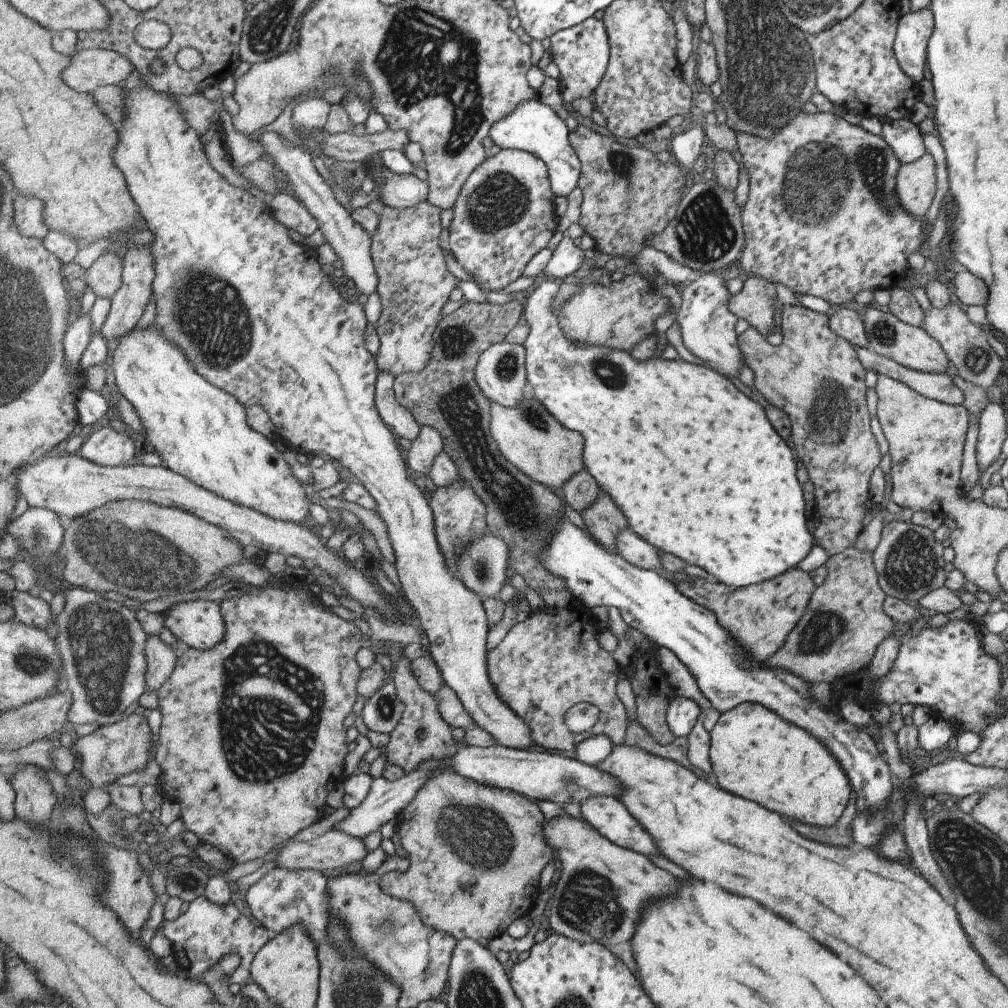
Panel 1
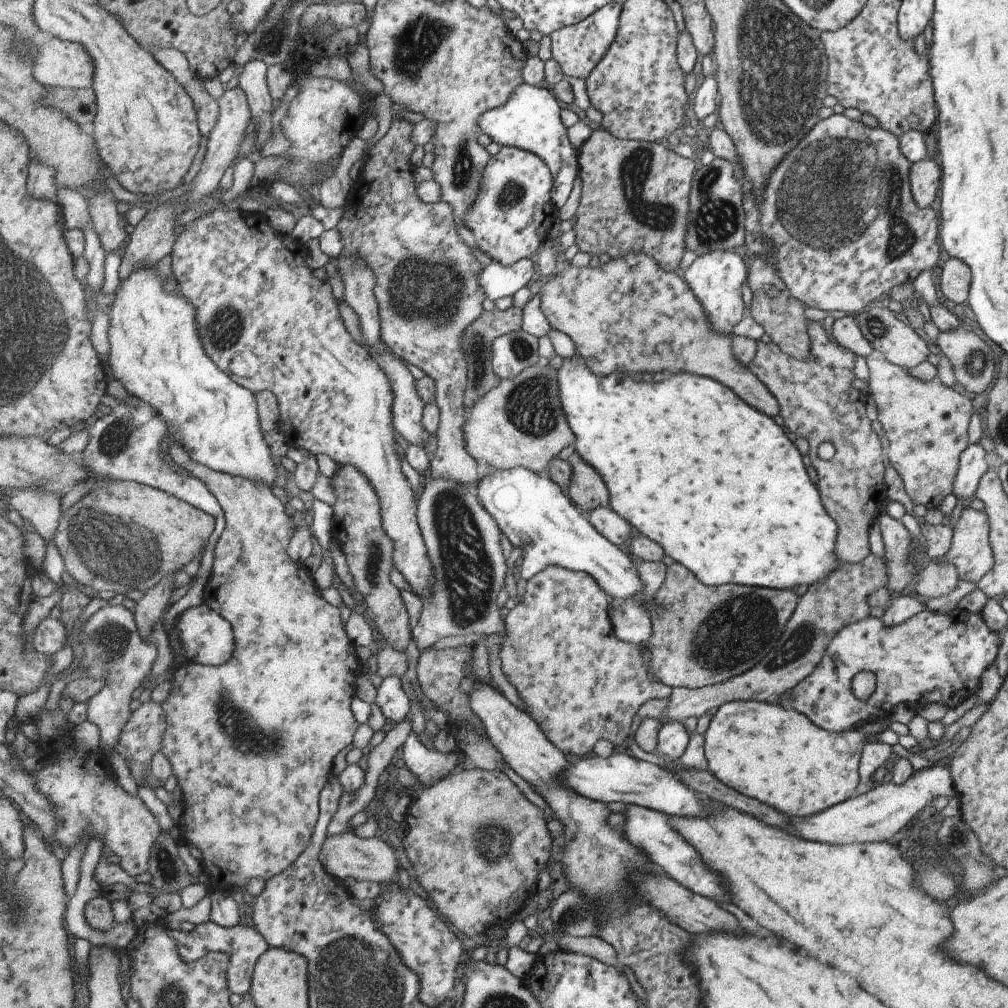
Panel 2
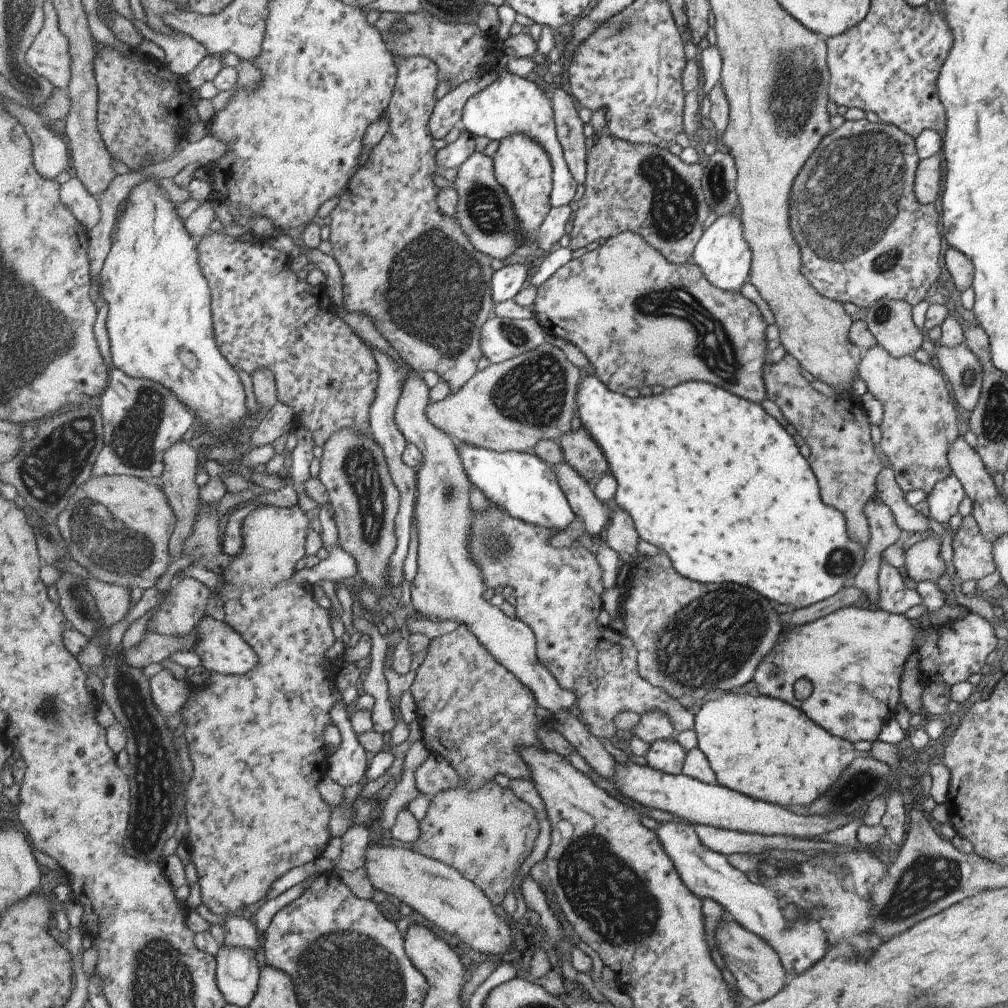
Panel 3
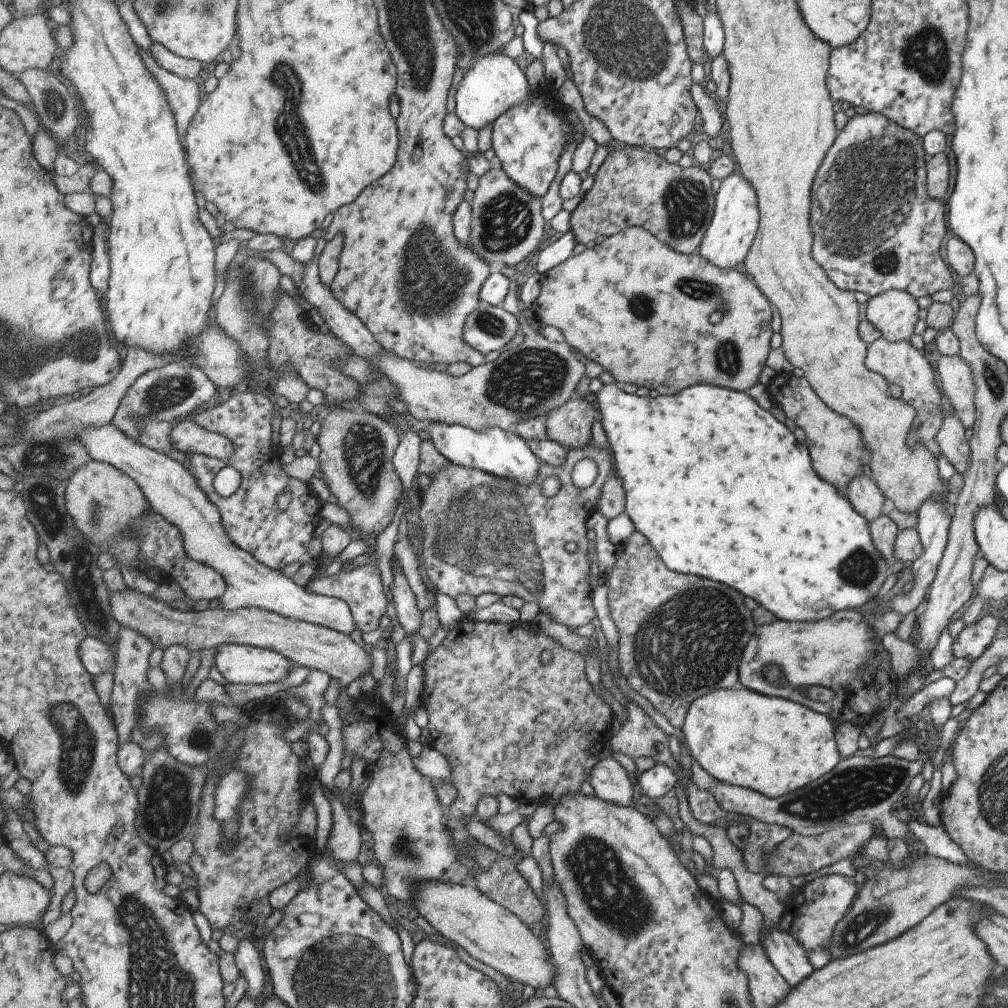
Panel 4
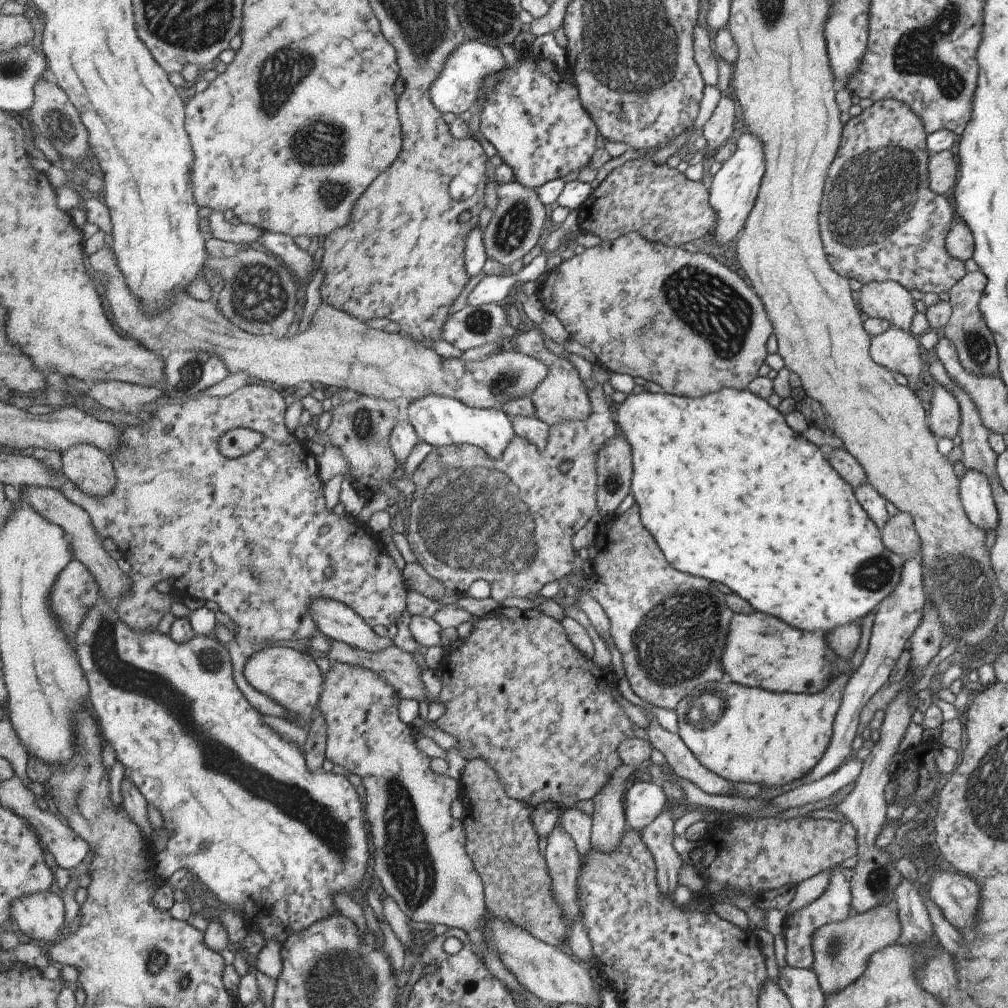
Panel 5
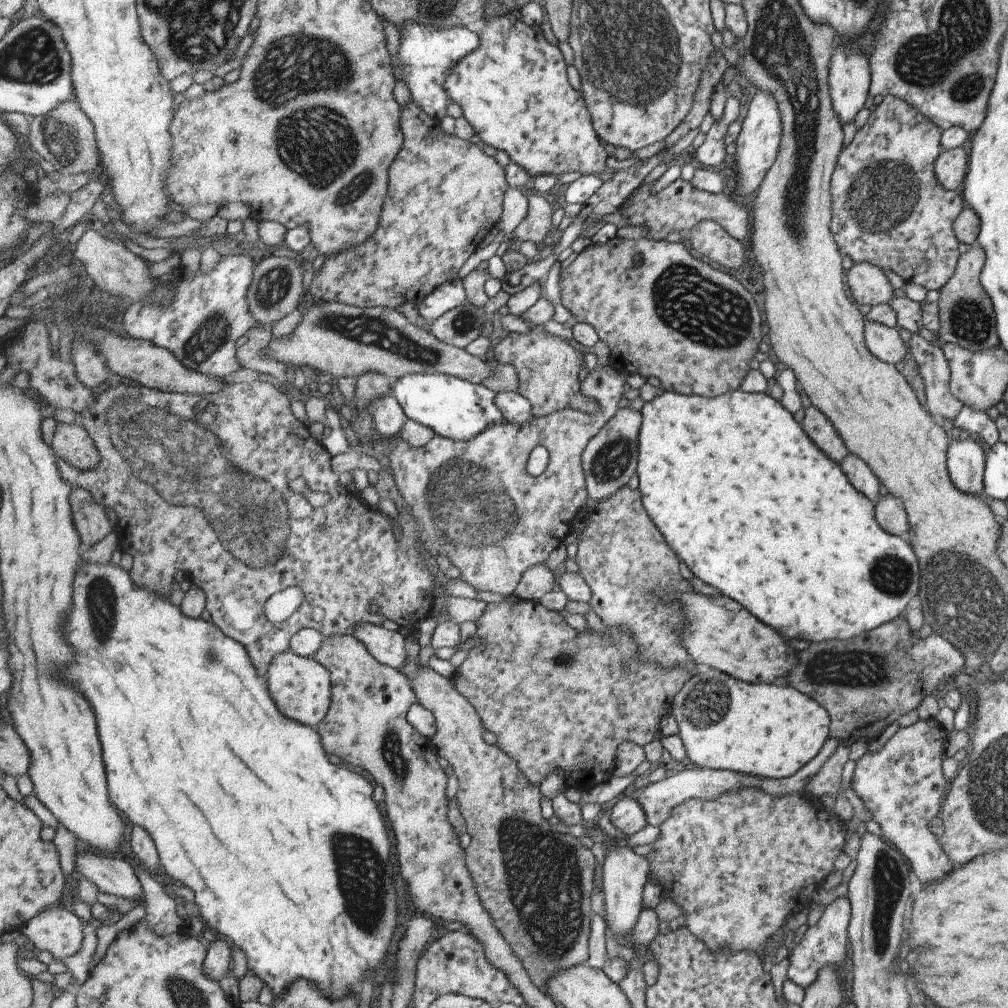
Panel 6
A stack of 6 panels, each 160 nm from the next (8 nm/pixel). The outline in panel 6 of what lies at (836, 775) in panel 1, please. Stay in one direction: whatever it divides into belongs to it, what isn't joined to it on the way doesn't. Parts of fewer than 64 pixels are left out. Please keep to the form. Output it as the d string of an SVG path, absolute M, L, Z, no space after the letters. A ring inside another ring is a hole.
M701 668L701 674L694 674L689 677L683 686L673 696L672 704L670 706L670 713L673 716L678 726L678 737L681 739L684 746L684 753L689 759L691 764L695 766L705 767L706 769L721 769L724 771L733 771L736 773L743 773L746 775L757 775L758 777L782 779L790 777L795 774L803 765L806 765L821 748L821 745L828 738L828 728L830 720L827 711L814 700L811 700L810 696L805 696L805 693L801 694L796 688L792 686L777 686L773 683L765 684L745 684L743 681L738 681L728 674L719 672L715 669Z

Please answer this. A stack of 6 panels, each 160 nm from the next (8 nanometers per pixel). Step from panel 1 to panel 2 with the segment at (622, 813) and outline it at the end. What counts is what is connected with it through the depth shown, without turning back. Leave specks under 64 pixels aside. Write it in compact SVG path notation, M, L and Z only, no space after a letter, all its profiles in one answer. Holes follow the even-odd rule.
M627 805L623 810L623 824L621 824L621 832L623 838L635 846L649 862L653 862L655 866L661 866L661 870L671 876L673 880L677 880L683 888L689 888L691 892L699 894L699 896L709 896L715 900L727 900L723 888L717 886L717 878L709 876L709 872L705 872L701 868L701 860L697 856L697 852L685 844L673 830L671 826L667 826L667 816L661 812L656 812L637 805Z

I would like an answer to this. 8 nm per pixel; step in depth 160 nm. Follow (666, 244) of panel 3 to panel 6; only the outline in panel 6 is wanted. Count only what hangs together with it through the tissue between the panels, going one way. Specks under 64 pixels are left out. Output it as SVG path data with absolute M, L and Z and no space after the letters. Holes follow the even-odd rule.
M676 178L663 189L656 193L649 192L650 184L639 185L632 190L628 197L620 204L621 214L626 218L629 226L641 226L646 228L647 239L661 241L669 232L678 230L690 230L702 221L713 221L718 224L729 236L739 242L750 235L750 215L747 214L742 203L736 203L733 196L725 193L710 193L694 188L689 181Z

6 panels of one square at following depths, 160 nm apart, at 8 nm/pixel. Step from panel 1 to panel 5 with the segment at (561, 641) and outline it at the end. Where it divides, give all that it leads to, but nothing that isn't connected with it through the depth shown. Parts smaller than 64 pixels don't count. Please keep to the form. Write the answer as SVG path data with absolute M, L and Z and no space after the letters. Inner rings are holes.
M596 363L592 366L592 372L597 381L597 386L591 392L588 392L588 399L592 405L590 415L582 421L564 422L550 427L550 439L547 448L542 451L527 439L517 436L500 459L491 458L488 453L477 445L467 444L433 447L431 452L429 452L419 468L417 468L413 478L411 478L413 480L413 486L410 490L415 492L415 500L413 500L411 508L409 508L409 526L406 529L407 534L405 537L409 542L416 560L427 569L427 572L434 579L440 580L450 590L463 593L467 593L467 590L471 588L471 584L475 580L483 579L490 585L490 597L498 602L505 600L505 598L511 598L511 596L529 598L537 594L549 582L555 582L557 580L560 583L565 583L575 579L581 563L581 556L577 553L577 532L587 522L587 518L595 512L596 453L617 432L617 426L613 416L613 405L601 391L601 383L603 381L608 382L607 374L609 370L605 366L599 366ZM565 464L569 464L566 472L563 470Z

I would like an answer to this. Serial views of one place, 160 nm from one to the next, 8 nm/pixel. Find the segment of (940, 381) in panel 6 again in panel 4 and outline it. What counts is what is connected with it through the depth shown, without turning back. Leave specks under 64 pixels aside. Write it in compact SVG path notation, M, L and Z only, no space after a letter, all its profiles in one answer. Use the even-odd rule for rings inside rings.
M955 416L945 417L942 420L939 432L935 435L938 449L945 460L963 476L970 465L970 450L963 435L964 427Z

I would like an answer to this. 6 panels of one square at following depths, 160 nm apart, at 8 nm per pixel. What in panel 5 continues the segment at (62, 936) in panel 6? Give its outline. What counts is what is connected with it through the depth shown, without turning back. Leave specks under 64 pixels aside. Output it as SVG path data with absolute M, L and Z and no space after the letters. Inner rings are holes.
M57 889L41 891L38 893L24 894L24 897L15 899L11 905L11 920L15 921L18 928L30 939L38 939L43 946L53 944L61 939L61 926L65 924L65 904Z

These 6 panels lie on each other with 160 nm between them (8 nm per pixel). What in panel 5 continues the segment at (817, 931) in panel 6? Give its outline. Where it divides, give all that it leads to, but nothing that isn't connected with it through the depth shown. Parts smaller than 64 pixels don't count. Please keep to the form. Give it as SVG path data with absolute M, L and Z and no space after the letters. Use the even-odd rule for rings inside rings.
M833 867L829 872L829 880L823 892L809 904L795 910L792 915L785 916L781 932L785 945L784 960L791 968L811 969L814 961L812 932L821 925L844 921L851 914L851 879L852 869Z

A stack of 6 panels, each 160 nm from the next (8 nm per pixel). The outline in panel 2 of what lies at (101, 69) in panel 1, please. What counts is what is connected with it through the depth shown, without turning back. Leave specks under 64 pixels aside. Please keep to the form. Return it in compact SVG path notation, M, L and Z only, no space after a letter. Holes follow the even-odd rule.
M53 36L39 46L34 75L49 87L89 89L95 78L95 60L84 46Z

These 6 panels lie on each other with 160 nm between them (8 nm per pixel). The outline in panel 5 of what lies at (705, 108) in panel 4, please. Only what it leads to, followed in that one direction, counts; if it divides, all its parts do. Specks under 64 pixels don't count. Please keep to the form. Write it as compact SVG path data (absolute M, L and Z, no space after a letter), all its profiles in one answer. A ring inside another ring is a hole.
M720 96L710 117L702 126L702 135L706 140L706 153L717 150L733 130L735 122L735 102L730 96Z

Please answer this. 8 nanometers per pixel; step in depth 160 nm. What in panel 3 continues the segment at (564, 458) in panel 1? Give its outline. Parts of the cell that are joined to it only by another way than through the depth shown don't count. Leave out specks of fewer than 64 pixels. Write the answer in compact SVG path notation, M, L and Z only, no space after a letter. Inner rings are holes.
M544 343L527 354L511 360L492 363L478 371L459 392L451 392L445 400L427 404L427 416L442 432L449 434L457 446L471 444L479 448L491 448L498 452L519 450L534 452L535 446L545 438L559 442L563 434L573 430L576 400L581 384L579 368L565 356L565 352L551 344Z

